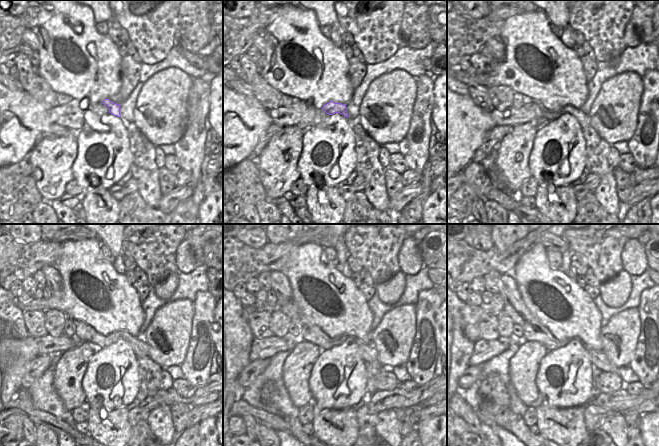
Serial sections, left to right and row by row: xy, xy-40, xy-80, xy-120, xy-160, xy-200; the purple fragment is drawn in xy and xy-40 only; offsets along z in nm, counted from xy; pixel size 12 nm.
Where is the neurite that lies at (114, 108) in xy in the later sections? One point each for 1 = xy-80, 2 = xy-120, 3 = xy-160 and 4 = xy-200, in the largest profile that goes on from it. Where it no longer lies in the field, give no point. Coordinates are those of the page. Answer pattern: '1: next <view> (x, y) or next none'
1: next xy-80 (584, 120)
2: next xy-120 (85, 333)
3: next xy-160 (280, 284)
4: next xy-200 (514, 307)

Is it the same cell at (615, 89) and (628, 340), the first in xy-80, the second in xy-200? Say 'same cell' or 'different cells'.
same cell

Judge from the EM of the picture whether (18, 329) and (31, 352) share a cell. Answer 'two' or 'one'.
two

